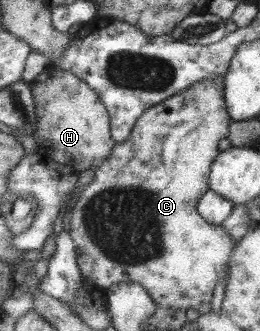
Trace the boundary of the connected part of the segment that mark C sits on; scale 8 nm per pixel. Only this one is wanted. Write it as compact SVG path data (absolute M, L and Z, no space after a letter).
M223 77L206 79L197 81L187 90L176 92L174 96L167 97L159 104L152 108L148 108L143 112L139 119L135 122L135 128L131 131L131 136L123 143L115 143L112 152L108 154L107 160L102 162L102 166L94 170L94 177L86 187L79 193L78 200L70 211L69 236L75 244L75 252L78 256L76 265L83 275L83 278L91 279L96 285L108 288L112 285L120 283L139 283L147 290L148 295L159 307L169 307L170 309L196 309L200 303L208 303L212 299L212 291L214 285L224 279L228 275L228 258L231 257L232 249L235 249L235 244L238 242L234 238L225 233L222 226L212 225L211 222L204 221L200 217L197 210L199 200L206 194L208 189L208 167L211 167L212 162L218 156L218 141L226 138L226 133L230 129L231 117L228 117L227 111L224 111L225 101L222 101L222 80Z

